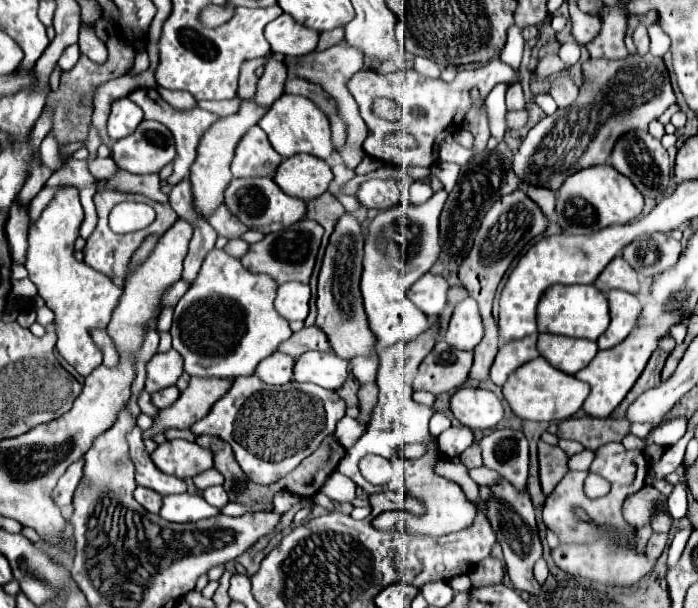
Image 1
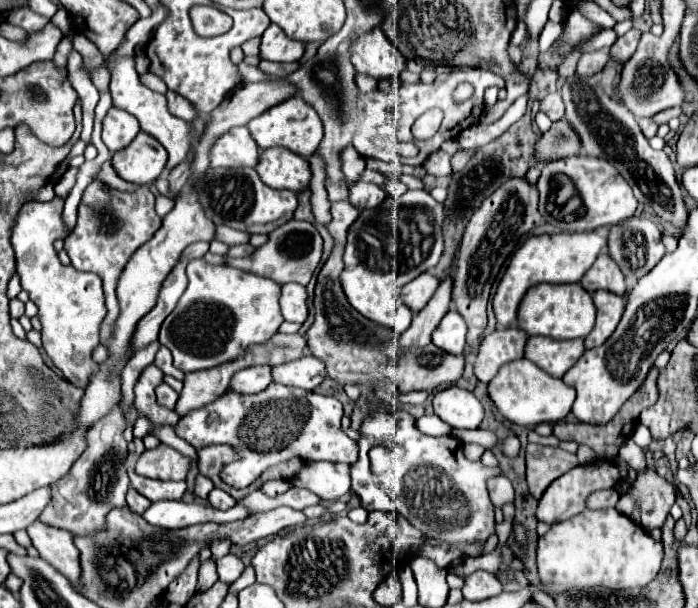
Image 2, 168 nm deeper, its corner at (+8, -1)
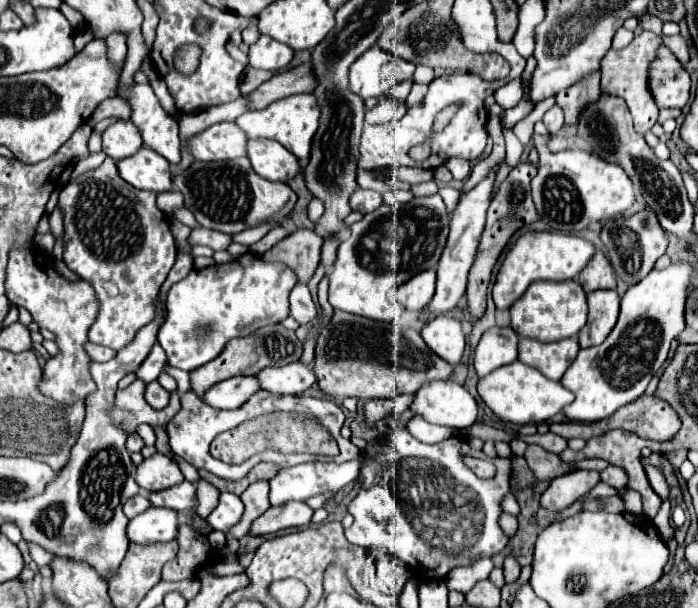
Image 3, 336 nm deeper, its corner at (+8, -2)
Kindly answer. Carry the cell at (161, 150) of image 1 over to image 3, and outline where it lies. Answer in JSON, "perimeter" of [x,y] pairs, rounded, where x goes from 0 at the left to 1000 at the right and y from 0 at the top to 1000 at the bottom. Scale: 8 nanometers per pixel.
{"perimeter":[[[203,240],[192,257],[172,263],[169,283],[175,296],[181,296],[198,313],[218,313],[218,316],[246,313],[244,270],[238,266],[238,260],[232,260],[229,253],[223,253],[209,240]]]}

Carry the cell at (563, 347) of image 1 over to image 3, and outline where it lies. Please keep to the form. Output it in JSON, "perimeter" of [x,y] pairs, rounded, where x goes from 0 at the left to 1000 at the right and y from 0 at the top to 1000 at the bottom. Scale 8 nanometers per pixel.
{"perimeter":[[[745,556],[742,563],[742,592],[774,609],[788,625],[802,625],[819,592],[825,589],[831,569],[825,556],[799,559],[779,566],[759,556]]]}

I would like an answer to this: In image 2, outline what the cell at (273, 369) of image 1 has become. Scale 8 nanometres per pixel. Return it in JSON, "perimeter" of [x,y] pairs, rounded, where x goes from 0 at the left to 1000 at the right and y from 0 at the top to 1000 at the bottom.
{"perimeter":[[[367,600],[341,610],[332,620],[330,640],[341,646],[372,646],[390,630],[390,604],[384,600]]]}

